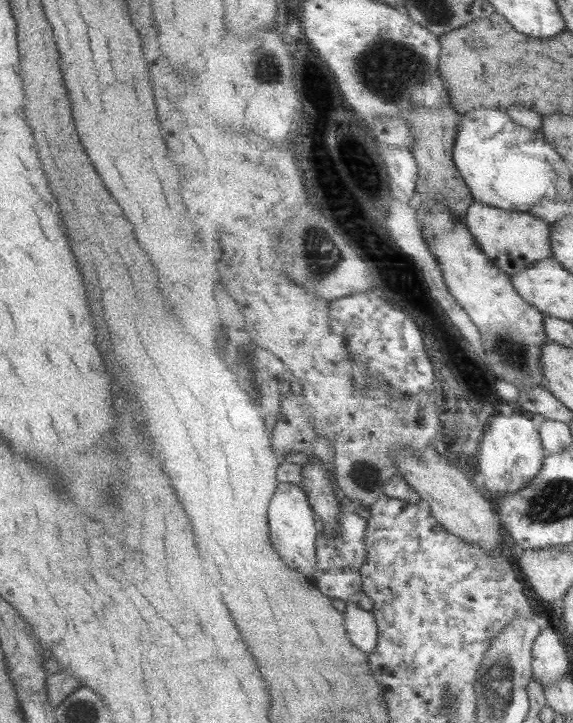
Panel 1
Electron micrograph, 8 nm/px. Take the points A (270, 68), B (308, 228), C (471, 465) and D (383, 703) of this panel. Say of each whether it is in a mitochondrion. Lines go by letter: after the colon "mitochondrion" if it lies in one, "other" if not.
A: mitochondrion
B: mitochondrion
C: other
D: other

